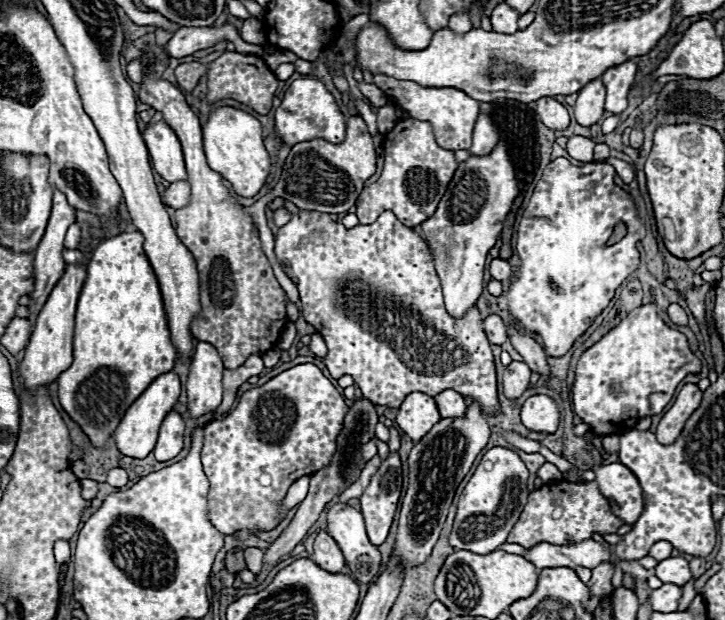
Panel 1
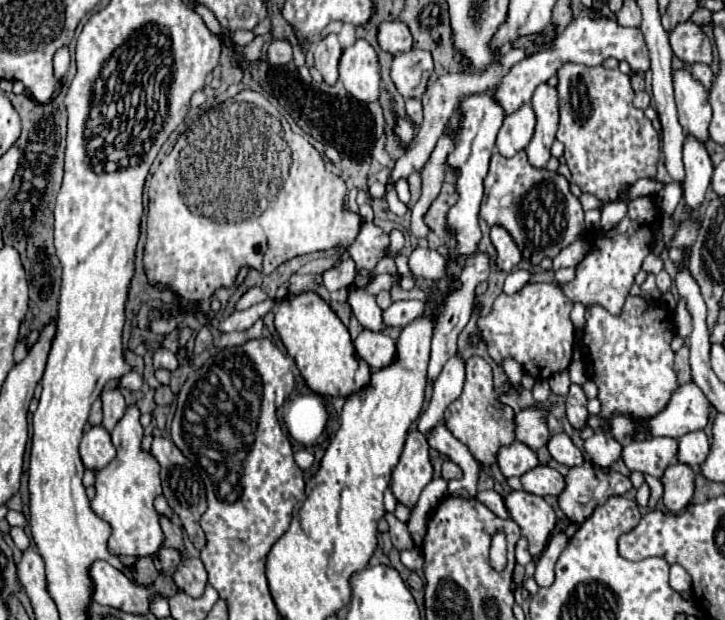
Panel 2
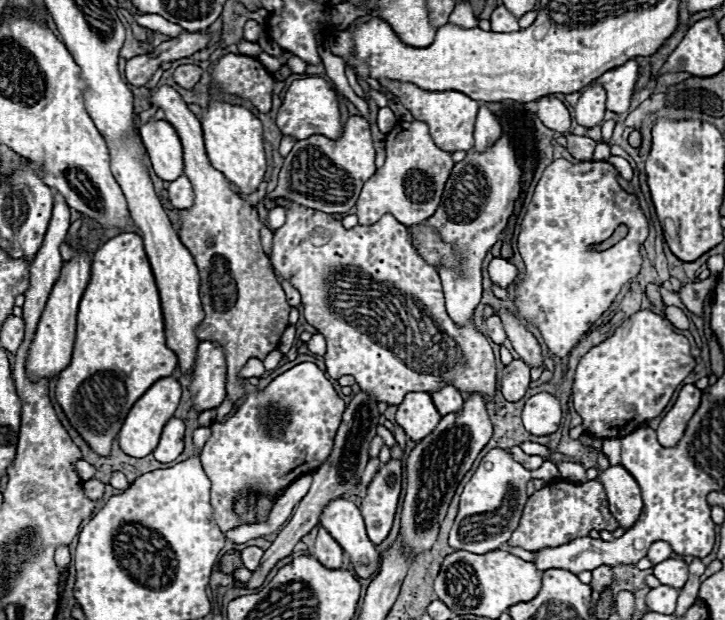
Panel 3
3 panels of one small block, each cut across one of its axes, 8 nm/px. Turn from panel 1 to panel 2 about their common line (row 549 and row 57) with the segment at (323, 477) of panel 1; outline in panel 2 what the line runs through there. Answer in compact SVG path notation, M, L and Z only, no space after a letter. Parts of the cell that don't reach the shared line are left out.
M276 40L268 48L268 62L274 66L284 66L292 62L292 46L286 40Z

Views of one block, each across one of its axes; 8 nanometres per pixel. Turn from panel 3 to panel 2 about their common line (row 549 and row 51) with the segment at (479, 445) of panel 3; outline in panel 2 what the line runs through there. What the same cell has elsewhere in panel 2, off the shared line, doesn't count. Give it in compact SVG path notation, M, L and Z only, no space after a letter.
M412 48L408 52L396 54L392 62L392 82L398 92L408 98L420 98L426 92L426 84L434 72L434 60L428 50Z

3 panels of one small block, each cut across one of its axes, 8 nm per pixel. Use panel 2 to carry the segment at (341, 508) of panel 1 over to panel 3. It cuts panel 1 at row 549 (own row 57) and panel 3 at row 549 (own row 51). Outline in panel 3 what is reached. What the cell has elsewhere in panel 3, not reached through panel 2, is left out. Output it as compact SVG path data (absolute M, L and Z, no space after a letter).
M332 498L320 514L320 524L350 554L352 570L358 578L368 578L378 570L380 554L368 540L364 520L354 502Z

